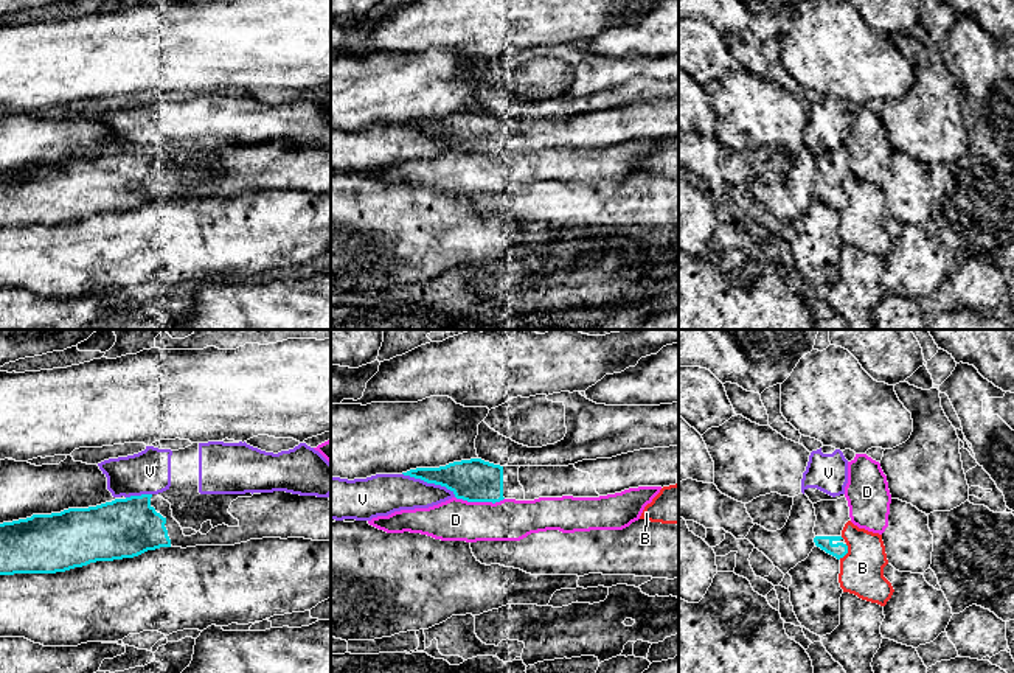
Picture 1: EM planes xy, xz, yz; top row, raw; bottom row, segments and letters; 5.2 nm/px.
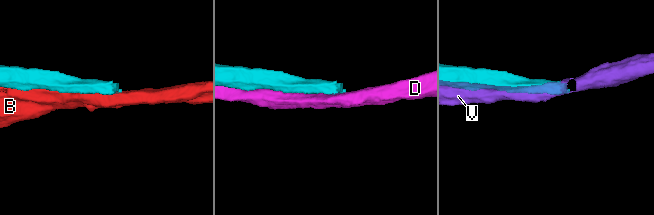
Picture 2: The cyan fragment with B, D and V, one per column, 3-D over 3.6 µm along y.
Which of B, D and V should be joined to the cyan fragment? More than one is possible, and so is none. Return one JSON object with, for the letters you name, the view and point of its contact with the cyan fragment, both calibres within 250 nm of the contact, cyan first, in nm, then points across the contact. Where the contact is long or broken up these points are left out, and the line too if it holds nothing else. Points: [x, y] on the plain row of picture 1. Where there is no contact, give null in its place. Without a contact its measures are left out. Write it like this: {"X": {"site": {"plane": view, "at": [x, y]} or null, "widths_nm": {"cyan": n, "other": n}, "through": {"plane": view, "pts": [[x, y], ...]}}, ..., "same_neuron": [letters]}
{"same_neuron": []}

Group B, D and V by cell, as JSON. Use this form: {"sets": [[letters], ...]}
{"sets": [["B"], ["D"], ["V"]]}

